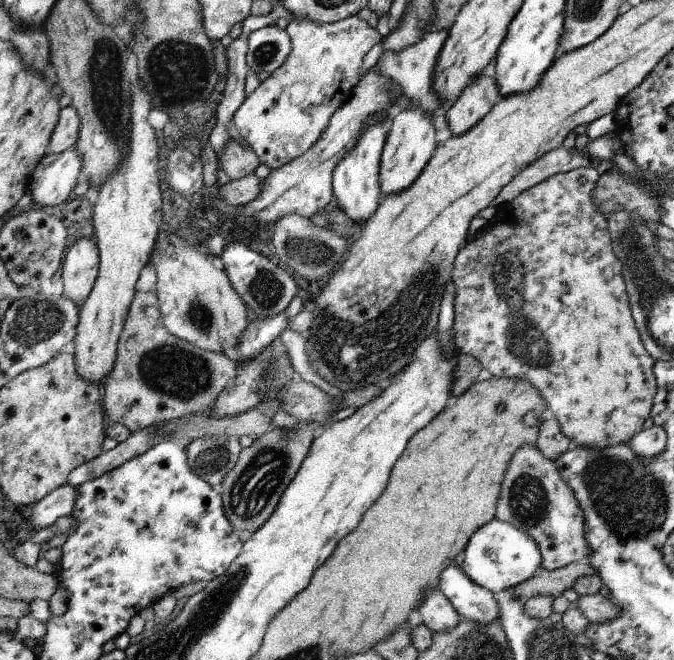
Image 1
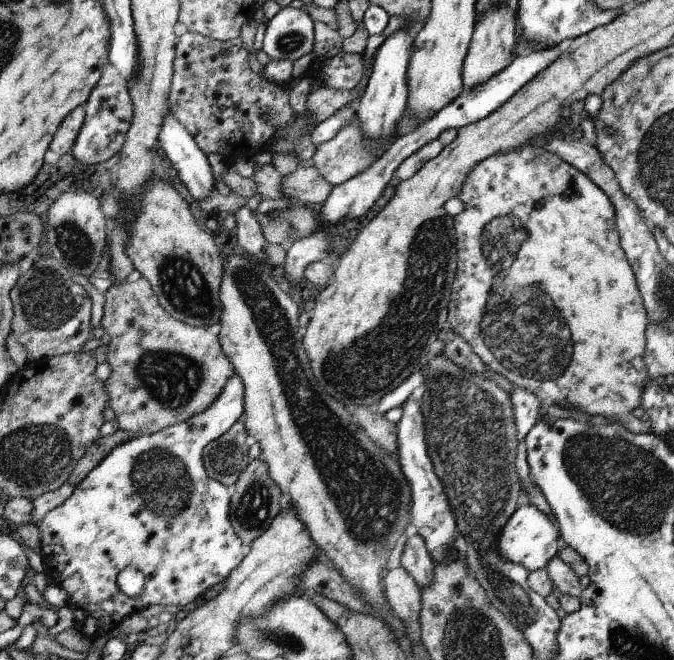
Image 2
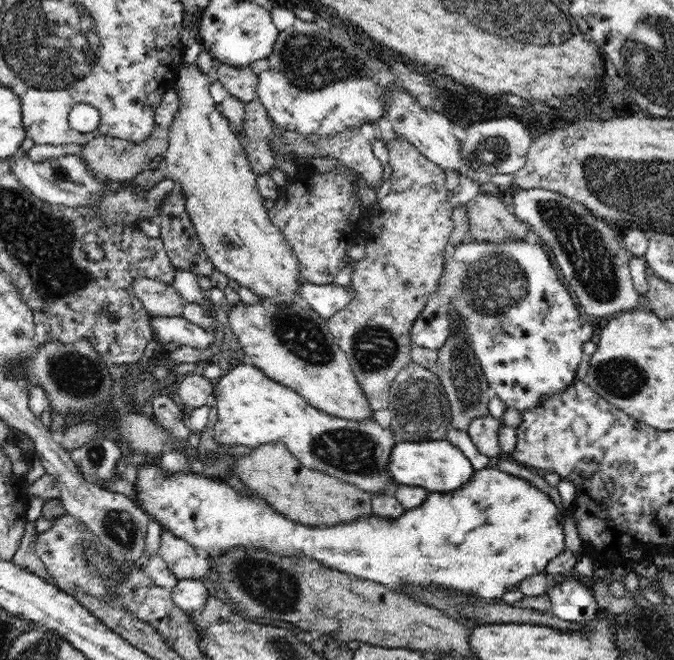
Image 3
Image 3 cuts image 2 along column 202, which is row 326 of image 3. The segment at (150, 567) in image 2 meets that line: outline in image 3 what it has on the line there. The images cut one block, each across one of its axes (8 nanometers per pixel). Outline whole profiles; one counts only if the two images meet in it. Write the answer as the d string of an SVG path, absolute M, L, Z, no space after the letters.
M467 239L449 246L437 289L429 296L426 306L412 324L411 341L415 345L438 350L454 330L466 335L492 394L502 400L507 408L516 408L520 412L538 408L544 397L561 393L568 385L574 384L576 370L582 362L584 344L594 334L592 324L574 301L548 253L540 245L525 240L494 244Z

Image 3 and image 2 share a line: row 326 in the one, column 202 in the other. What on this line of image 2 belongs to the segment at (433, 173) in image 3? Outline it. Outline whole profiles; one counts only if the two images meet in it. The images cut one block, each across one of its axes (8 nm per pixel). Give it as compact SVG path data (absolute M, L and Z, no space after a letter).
M142 276L112 284L105 297L104 314L98 325L111 338L105 360L110 364L111 372L105 383L110 397L109 406L115 412L119 428L138 436L149 435L204 412L223 391L228 378L235 374L232 362L220 346L219 337L205 328L176 320L159 303L155 289Z

